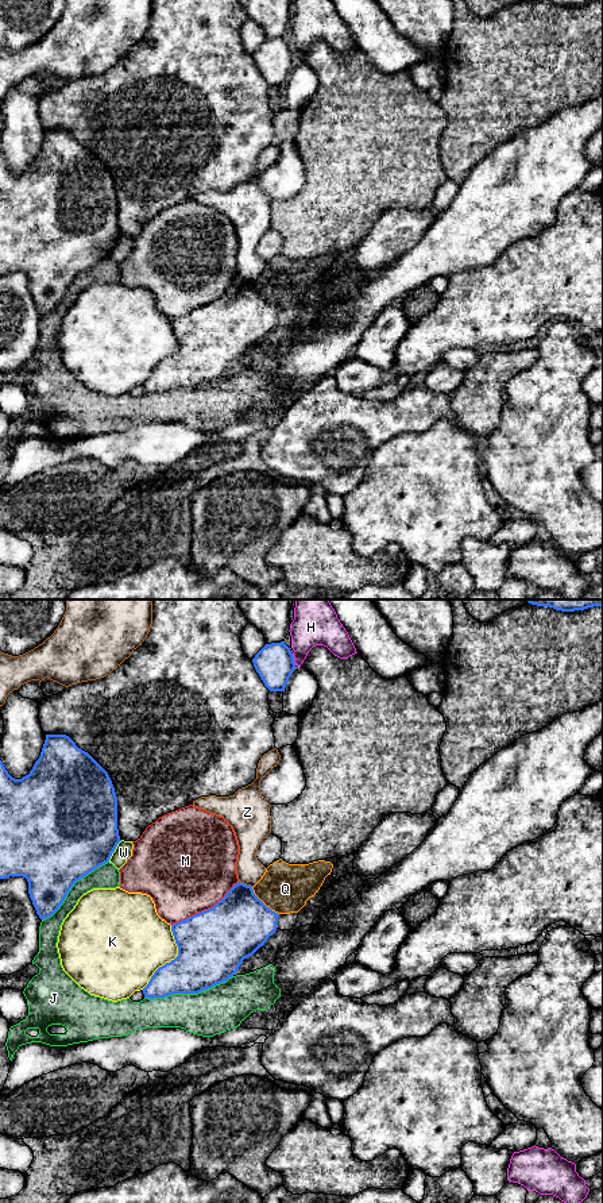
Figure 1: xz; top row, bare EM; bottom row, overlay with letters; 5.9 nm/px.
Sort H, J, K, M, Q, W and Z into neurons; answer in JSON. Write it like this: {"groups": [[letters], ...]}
{"groups": [["H"], ["J"], ["K"], ["M"], ["Q"], ["W"], ["Z"]]}

